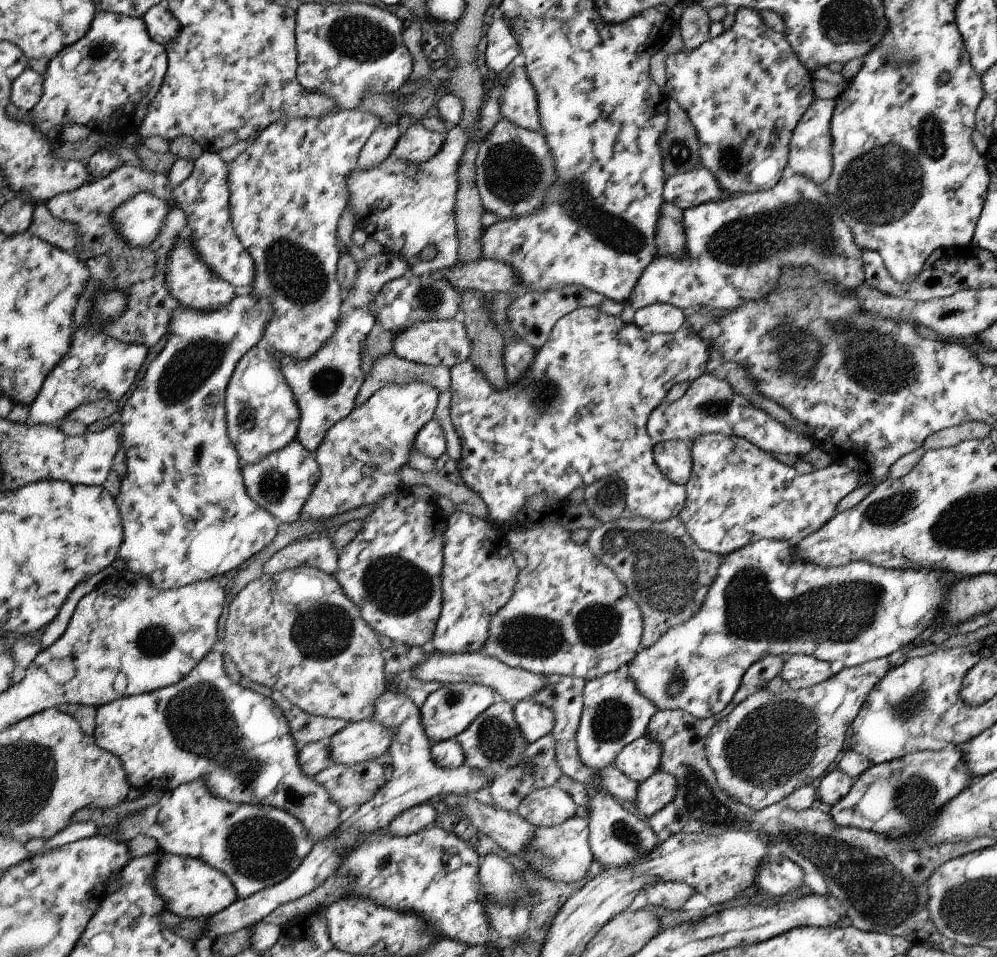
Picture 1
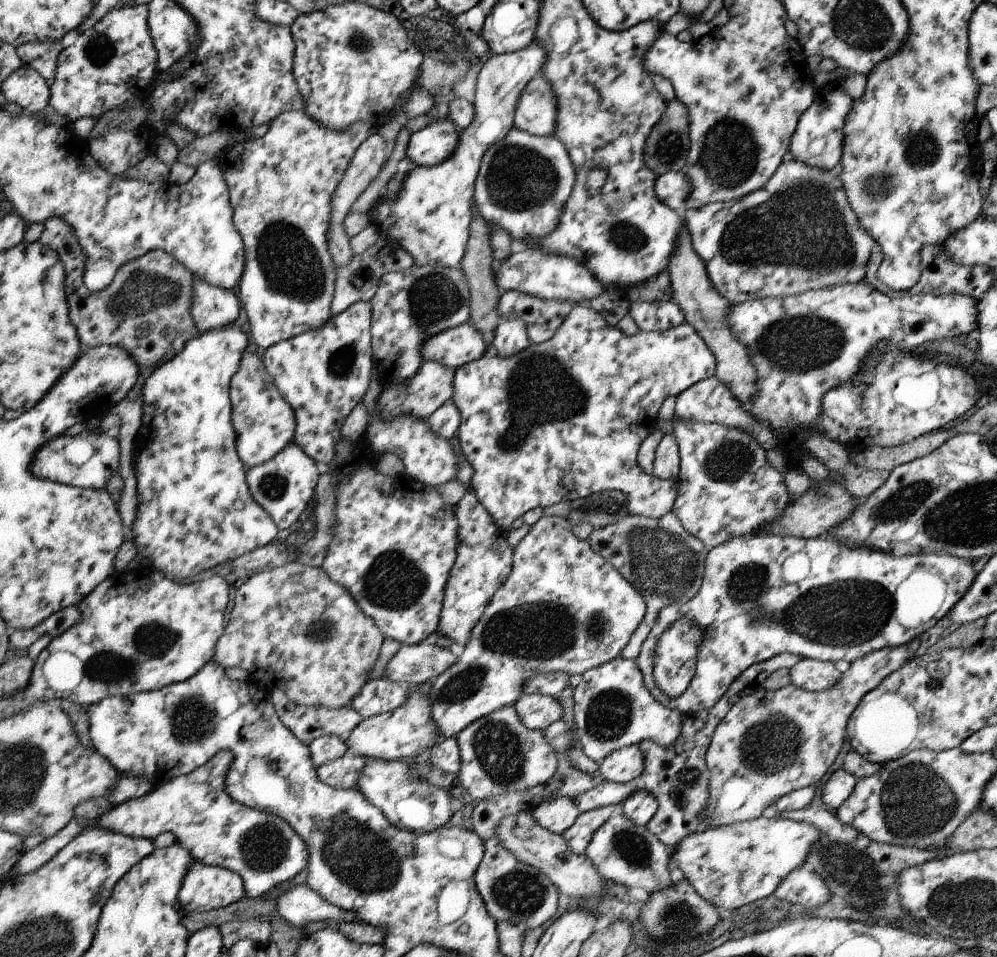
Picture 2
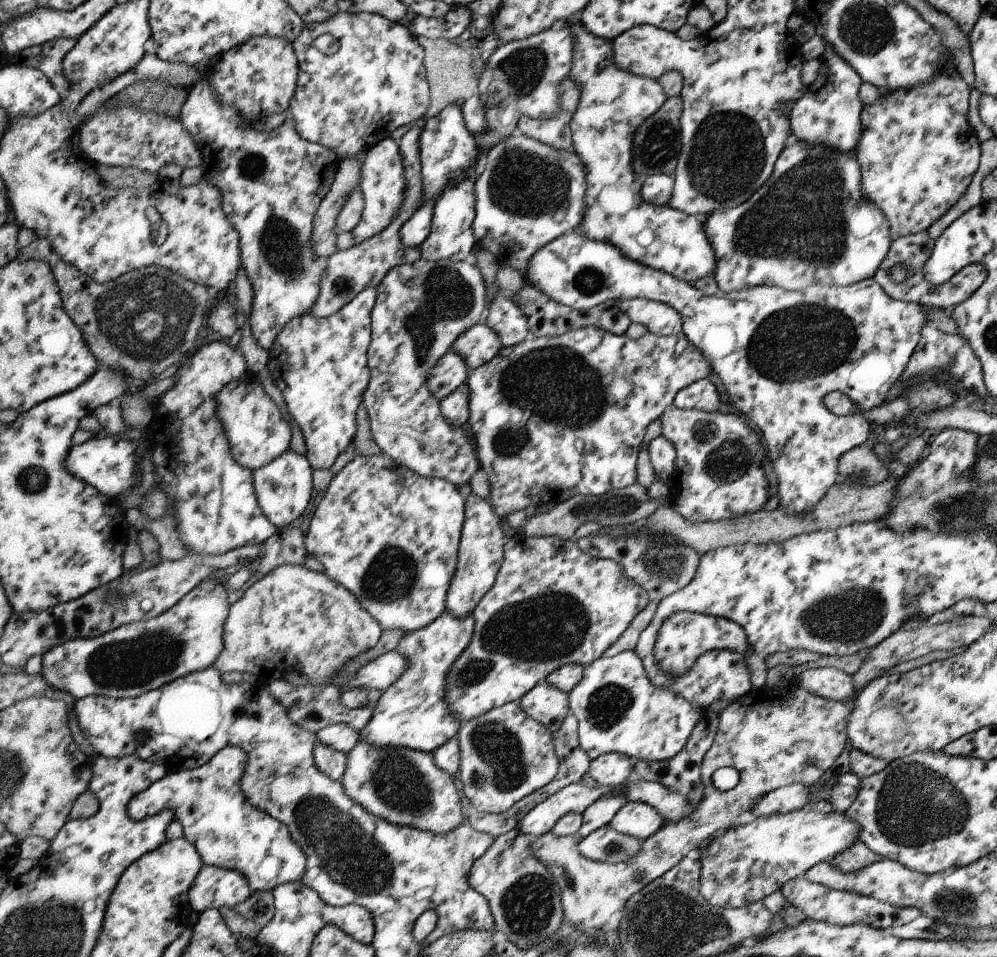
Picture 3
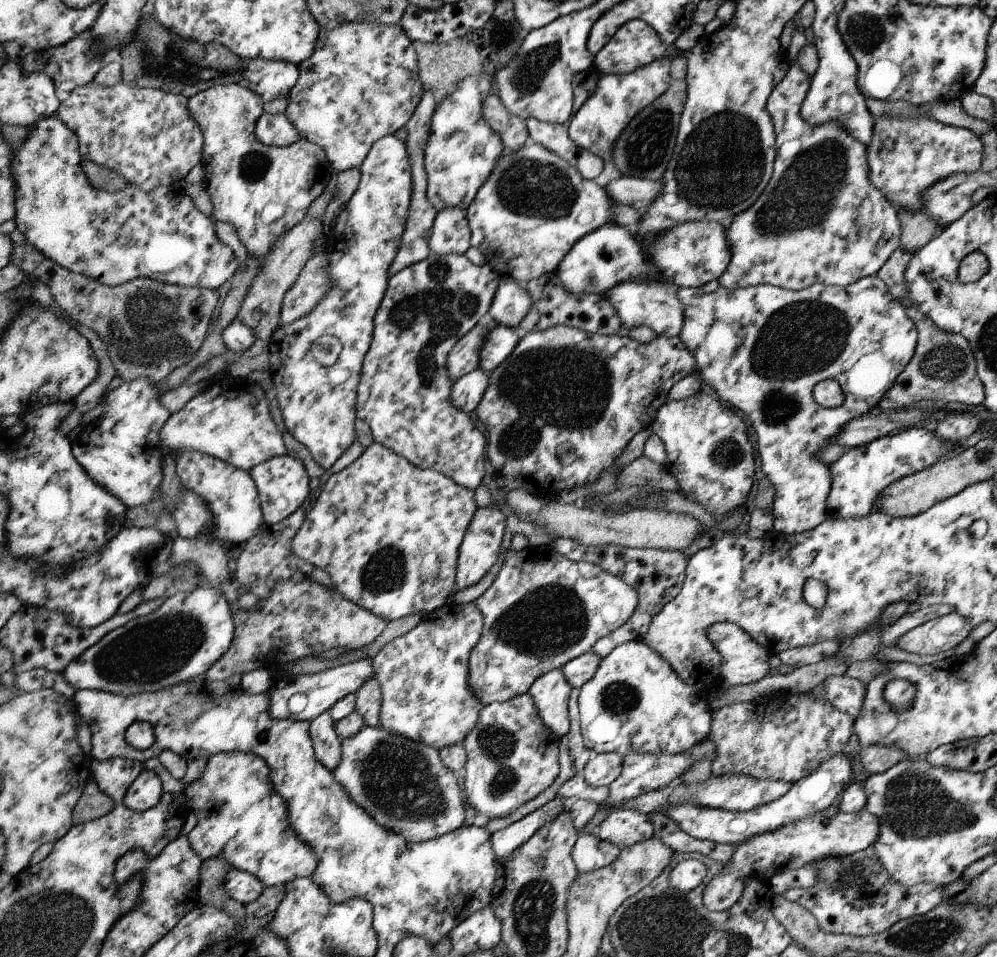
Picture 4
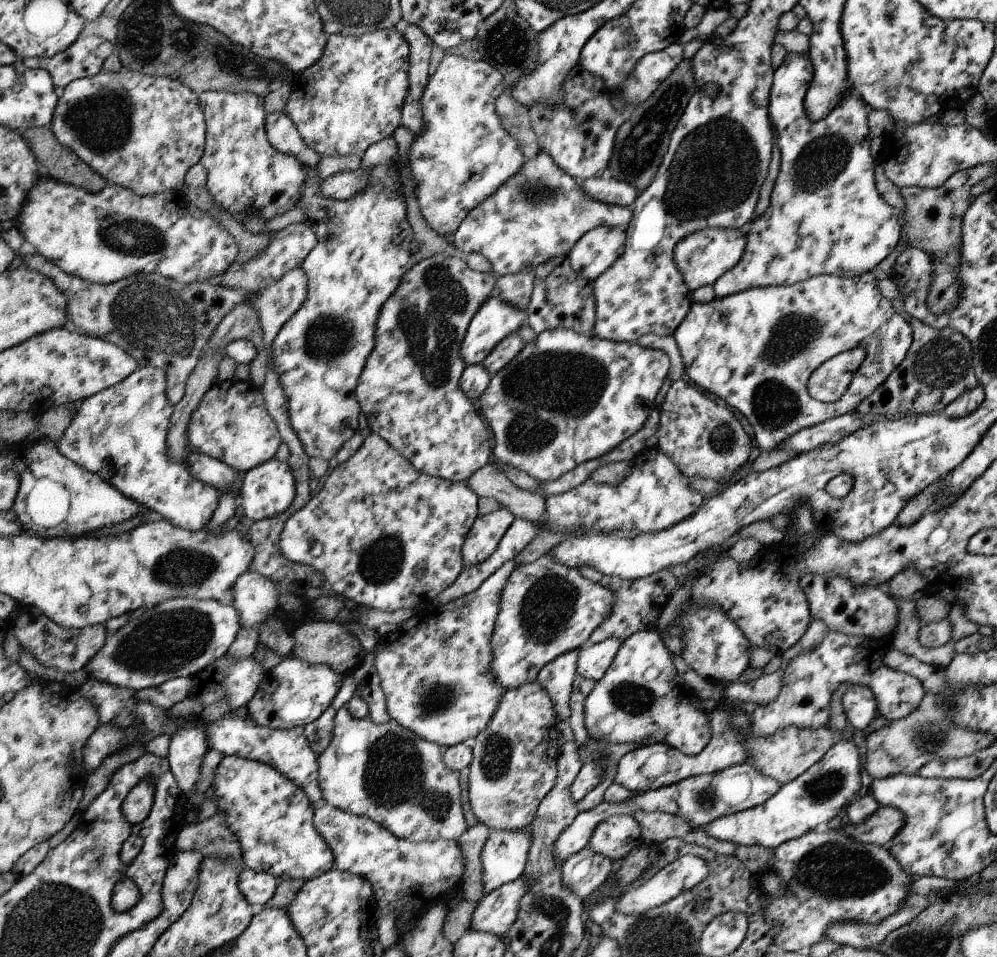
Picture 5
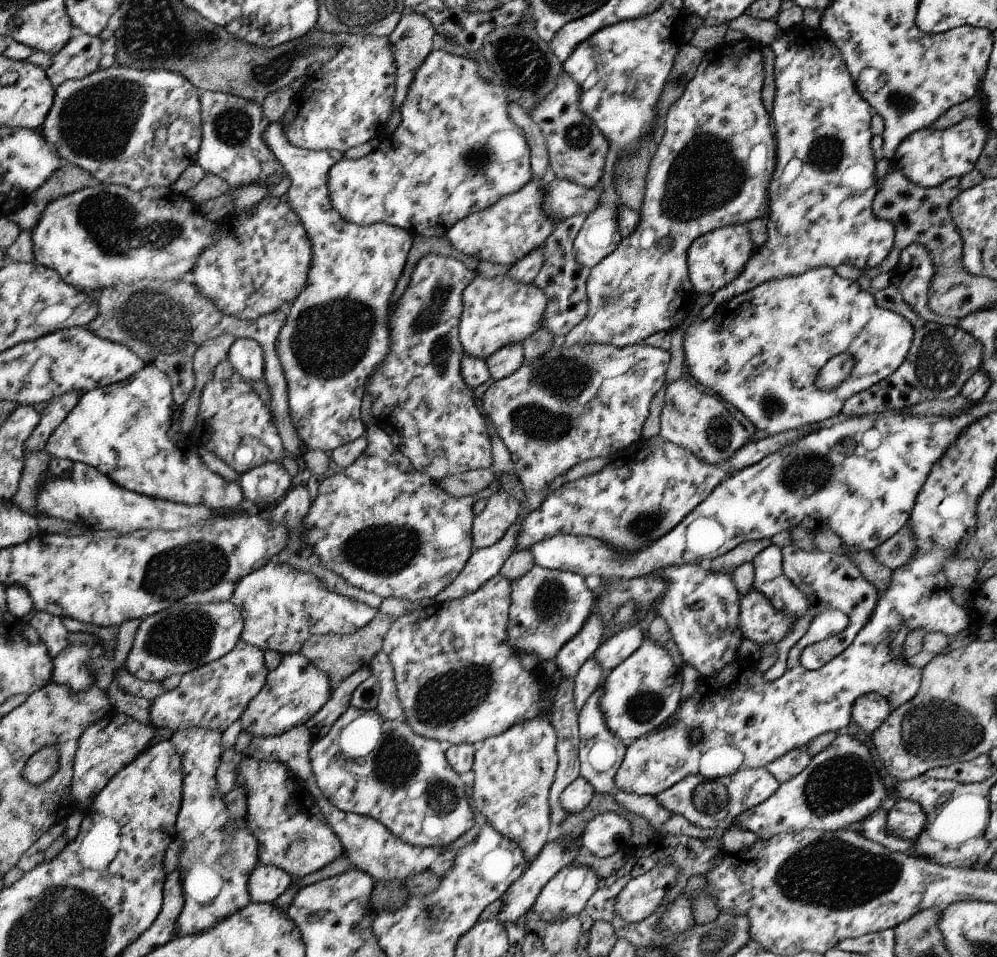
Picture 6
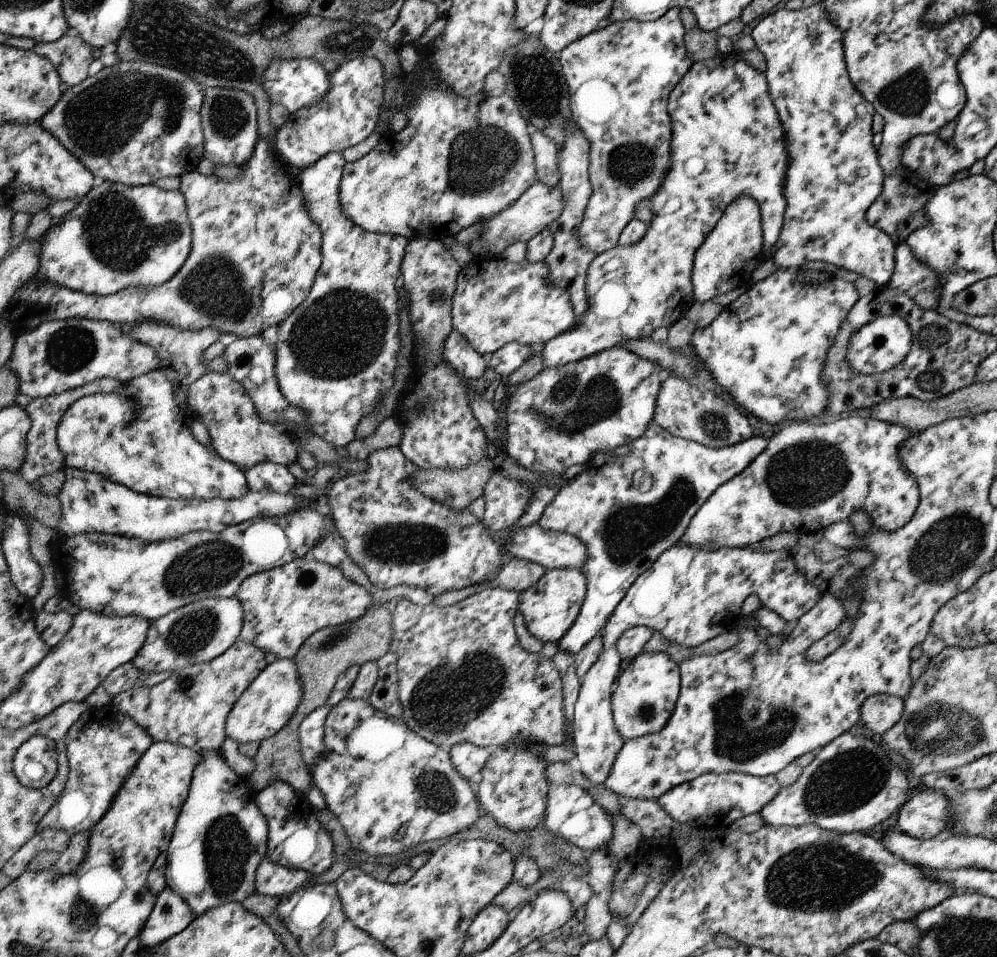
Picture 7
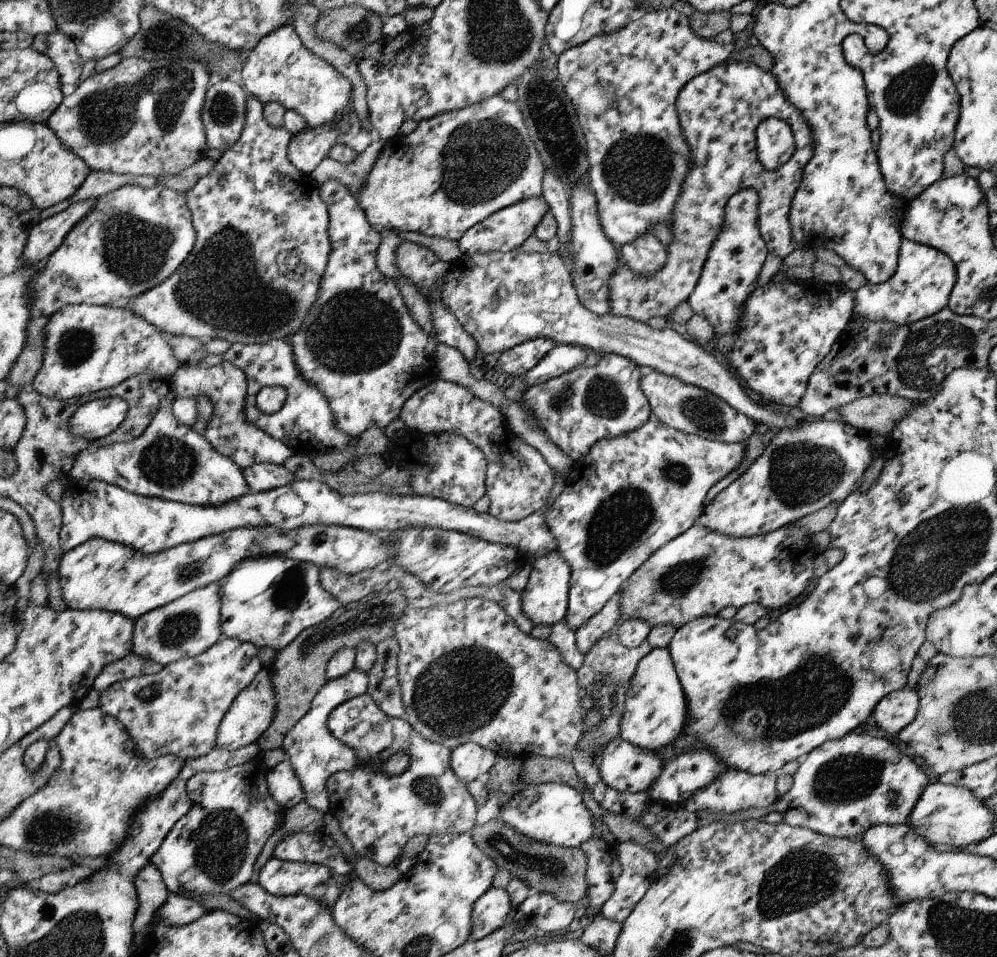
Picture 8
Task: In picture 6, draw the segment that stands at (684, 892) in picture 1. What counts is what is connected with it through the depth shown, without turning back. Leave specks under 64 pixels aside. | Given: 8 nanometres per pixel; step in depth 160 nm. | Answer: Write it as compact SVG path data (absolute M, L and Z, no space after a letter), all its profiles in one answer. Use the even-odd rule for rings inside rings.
M572 863L562 867L544 886L531 909L548 922L560 915L578 915L598 890L599 880L599 874L589 866Z

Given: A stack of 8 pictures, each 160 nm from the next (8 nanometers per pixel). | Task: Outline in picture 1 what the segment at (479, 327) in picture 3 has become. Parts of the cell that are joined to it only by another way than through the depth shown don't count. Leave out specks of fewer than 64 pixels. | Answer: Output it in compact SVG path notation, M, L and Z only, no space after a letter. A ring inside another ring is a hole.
M461 318L452 320L430 320L419 322L407 331L393 336L393 353L403 361L441 366L451 369L456 364L468 361L474 350L467 328Z

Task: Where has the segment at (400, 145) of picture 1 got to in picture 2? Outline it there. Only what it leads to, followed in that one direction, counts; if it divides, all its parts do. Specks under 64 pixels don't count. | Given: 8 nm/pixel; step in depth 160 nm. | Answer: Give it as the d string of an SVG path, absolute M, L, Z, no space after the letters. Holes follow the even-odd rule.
M435 113L432 117L432 122L426 128L420 130L420 132L412 133L408 149L406 150L408 158L418 167L436 167L452 158L456 148L458 148L460 133L456 131L456 126L449 116L439 118Z

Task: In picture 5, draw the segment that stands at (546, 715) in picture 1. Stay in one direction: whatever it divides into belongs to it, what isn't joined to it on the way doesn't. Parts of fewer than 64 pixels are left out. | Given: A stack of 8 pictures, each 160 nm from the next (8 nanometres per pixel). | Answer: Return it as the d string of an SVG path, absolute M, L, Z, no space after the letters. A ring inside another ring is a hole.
M579 650L568 651L548 663L537 676L538 682L546 689L557 716L557 722L571 718L571 692L578 677Z

